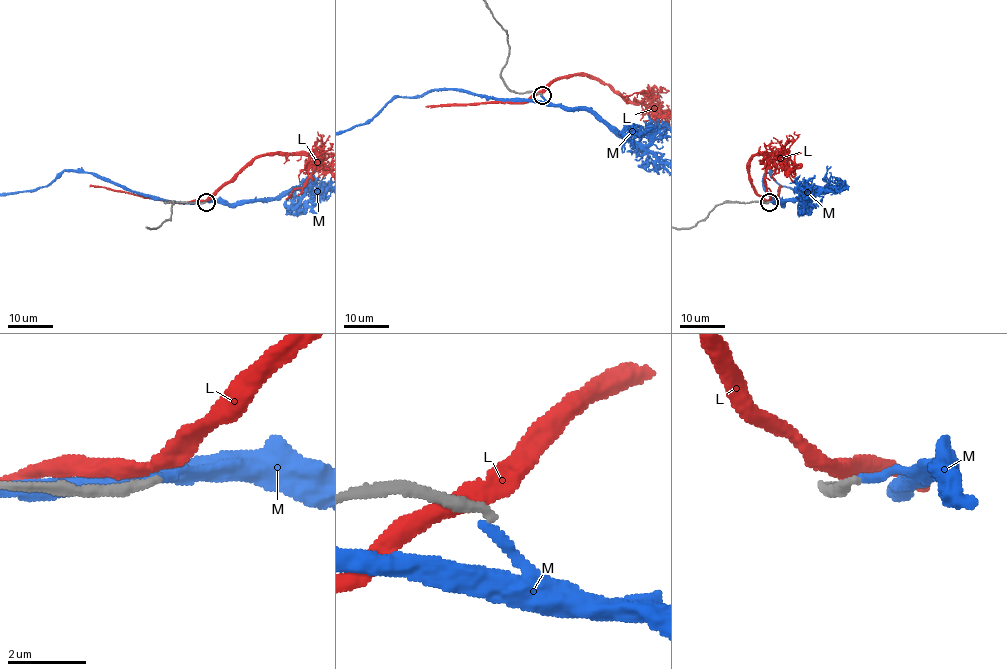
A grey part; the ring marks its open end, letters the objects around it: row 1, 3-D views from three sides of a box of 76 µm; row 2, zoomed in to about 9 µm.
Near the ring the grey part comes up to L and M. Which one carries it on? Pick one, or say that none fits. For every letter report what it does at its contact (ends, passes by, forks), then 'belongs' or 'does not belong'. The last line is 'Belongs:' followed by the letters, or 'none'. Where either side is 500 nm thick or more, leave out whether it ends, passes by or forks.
L: it passes by | does not belong
M: it ends | does not belong
Belongs: none

